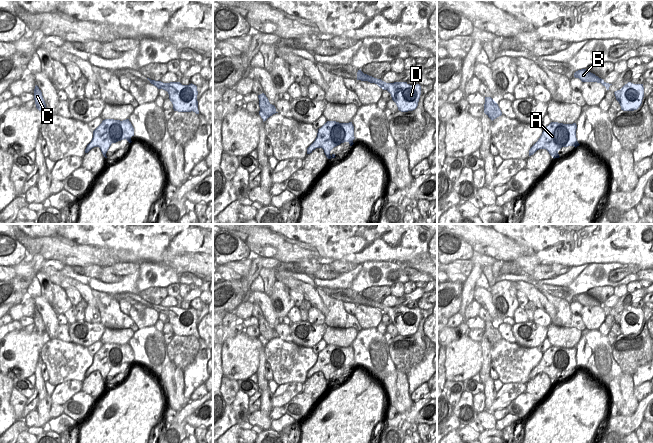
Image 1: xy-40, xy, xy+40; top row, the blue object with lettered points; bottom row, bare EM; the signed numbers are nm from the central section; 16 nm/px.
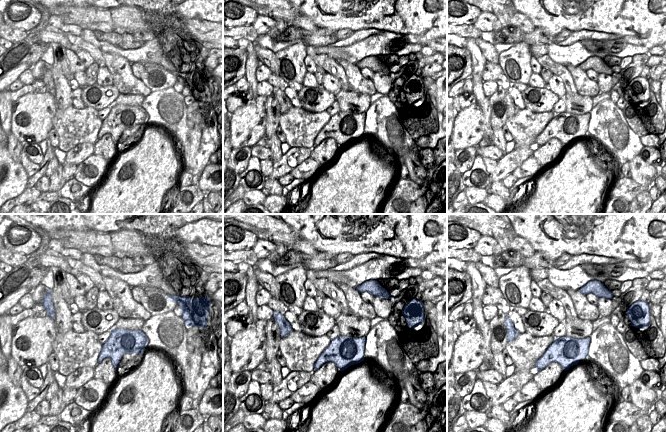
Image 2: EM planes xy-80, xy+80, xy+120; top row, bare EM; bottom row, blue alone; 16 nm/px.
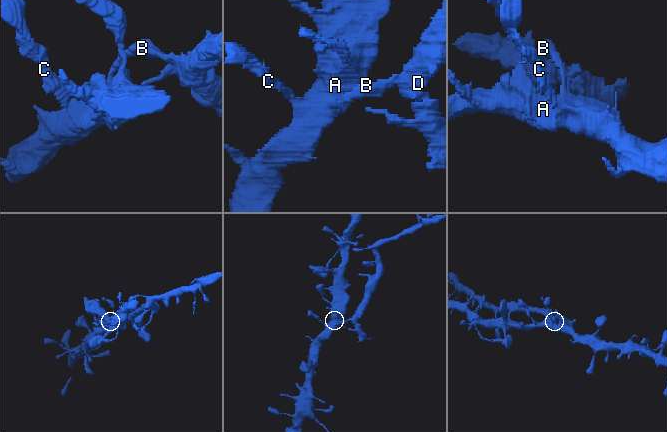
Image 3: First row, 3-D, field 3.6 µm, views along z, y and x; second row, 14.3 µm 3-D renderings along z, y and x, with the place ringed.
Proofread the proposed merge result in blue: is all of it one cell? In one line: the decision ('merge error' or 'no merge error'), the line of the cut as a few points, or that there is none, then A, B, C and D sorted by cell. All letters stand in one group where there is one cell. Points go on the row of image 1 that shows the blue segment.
merge error | xy+40 (596, 76), (592, 81) | A B C / D

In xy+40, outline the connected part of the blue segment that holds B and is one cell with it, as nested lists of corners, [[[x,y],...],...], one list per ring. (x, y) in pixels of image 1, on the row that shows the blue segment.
[[[586,69],[576,71],[574,77],[579,78],[582,82],[593,82],[596,79],[596,75]]]

